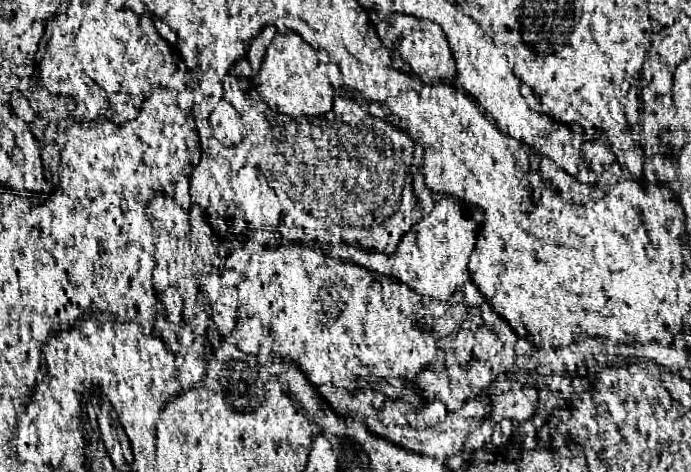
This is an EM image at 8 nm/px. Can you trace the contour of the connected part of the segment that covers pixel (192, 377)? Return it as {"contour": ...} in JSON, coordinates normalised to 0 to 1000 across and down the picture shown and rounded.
{"contour":[[[282,720],[265,754],[265,767],[256,784],[256,801],[262,809],[265,822],[276,822],[279,814],[288,809],[288,801],[294,801],[294,784],[297,784],[297,754],[294,754],[294,737],[291,729]]]}

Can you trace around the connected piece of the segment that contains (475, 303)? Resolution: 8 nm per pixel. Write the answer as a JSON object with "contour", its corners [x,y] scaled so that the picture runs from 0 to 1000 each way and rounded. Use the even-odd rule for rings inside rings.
{"contour":[[[682,593],[673,602],[671,619],[677,644],[682,650],[693,650],[693,644],[696,644],[696,623],[690,617],[690,608]]]}

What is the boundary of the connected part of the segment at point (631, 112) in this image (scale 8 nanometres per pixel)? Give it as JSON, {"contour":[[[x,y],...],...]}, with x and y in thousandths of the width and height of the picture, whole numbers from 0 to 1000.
{"contour":[[[913,182],[904,203],[904,250],[910,271],[916,271],[925,258],[925,212],[922,212],[922,186]]]}

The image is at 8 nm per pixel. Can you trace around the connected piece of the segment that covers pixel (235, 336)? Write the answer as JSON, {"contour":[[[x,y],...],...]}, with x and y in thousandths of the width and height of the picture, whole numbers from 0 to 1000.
{"contour":[[[360,669],[360,674],[346,674],[340,682],[340,695],[331,712],[331,720],[346,733],[346,742],[352,742],[355,750],[369,750],[372,733],[375,733],[375,712],[378,712],[378,682],[372,669]]]}

